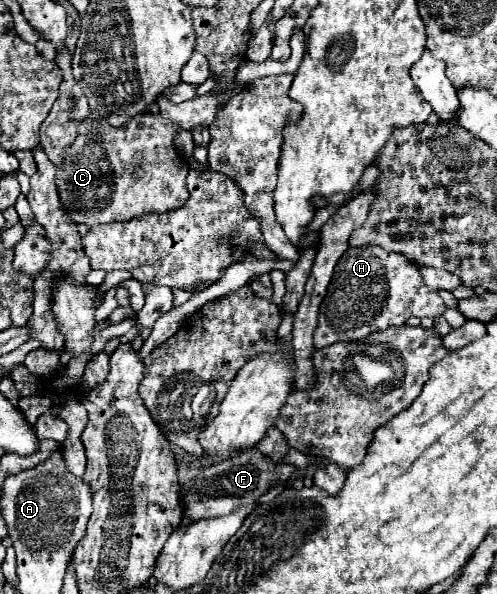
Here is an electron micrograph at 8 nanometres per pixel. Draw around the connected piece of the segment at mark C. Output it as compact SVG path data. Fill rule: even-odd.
M217 94L197 96L183 104L161 100L161 114L143 114L125 126L111 126L103 118L87 116L77 138L63 154L63 166L57 168L55 184L63 210L75 224L127 222L147 212L167 212L181 208L187 200L185 178L187 162L177 154L173 138L177 128L211 124L217 112Z

